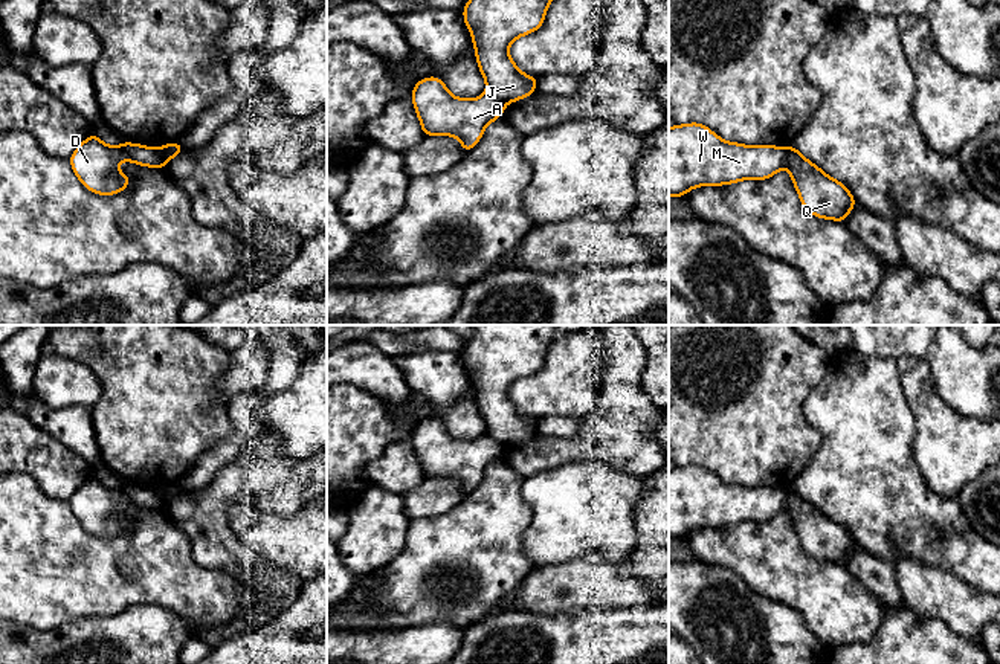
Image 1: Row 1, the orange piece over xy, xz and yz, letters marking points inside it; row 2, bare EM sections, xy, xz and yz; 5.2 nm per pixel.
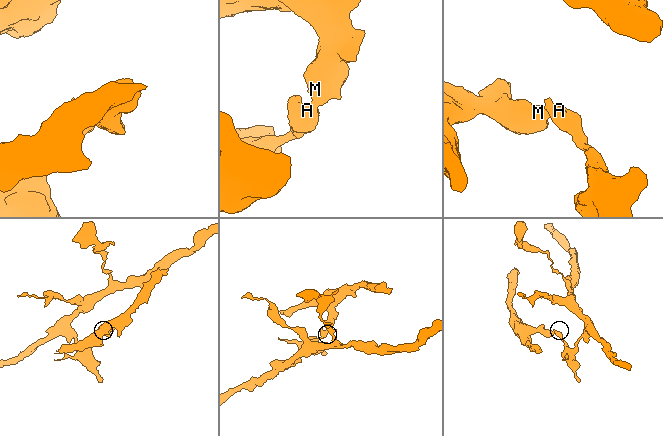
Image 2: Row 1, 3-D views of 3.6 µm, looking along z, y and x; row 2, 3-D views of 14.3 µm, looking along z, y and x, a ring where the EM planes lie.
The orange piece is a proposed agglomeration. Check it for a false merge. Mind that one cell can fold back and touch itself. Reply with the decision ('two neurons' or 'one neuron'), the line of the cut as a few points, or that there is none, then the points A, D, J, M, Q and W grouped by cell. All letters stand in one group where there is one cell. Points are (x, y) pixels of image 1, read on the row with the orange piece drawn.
two neurons; cut in xy along (154, 150), (159, 167); A D Q / J M W

